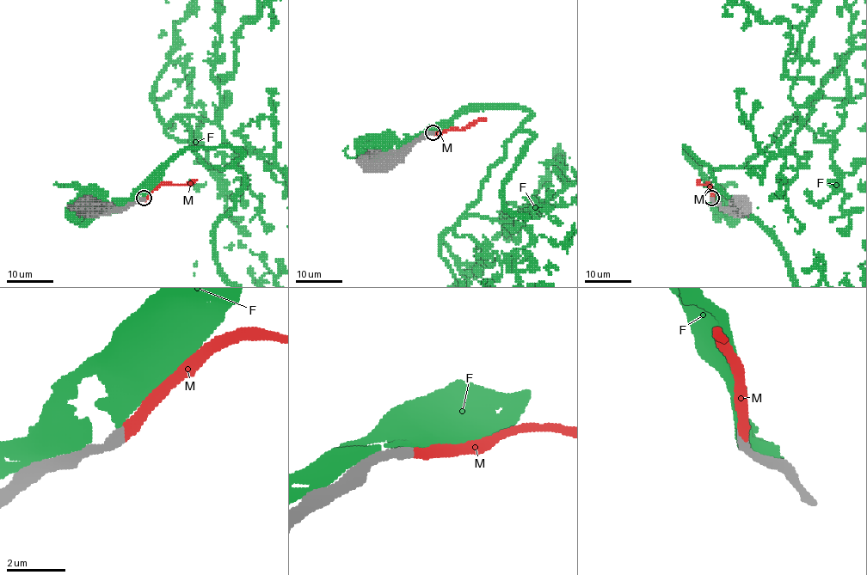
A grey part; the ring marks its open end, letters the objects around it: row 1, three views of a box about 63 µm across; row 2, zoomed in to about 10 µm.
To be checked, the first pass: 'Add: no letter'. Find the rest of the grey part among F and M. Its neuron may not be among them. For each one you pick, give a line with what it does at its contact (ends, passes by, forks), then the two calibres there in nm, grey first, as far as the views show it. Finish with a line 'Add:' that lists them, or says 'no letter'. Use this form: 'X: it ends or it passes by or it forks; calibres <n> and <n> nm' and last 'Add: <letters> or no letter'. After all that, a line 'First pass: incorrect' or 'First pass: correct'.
M: it ends; calibres 400 and 400 nm
Add: M
First pass: incorrect

